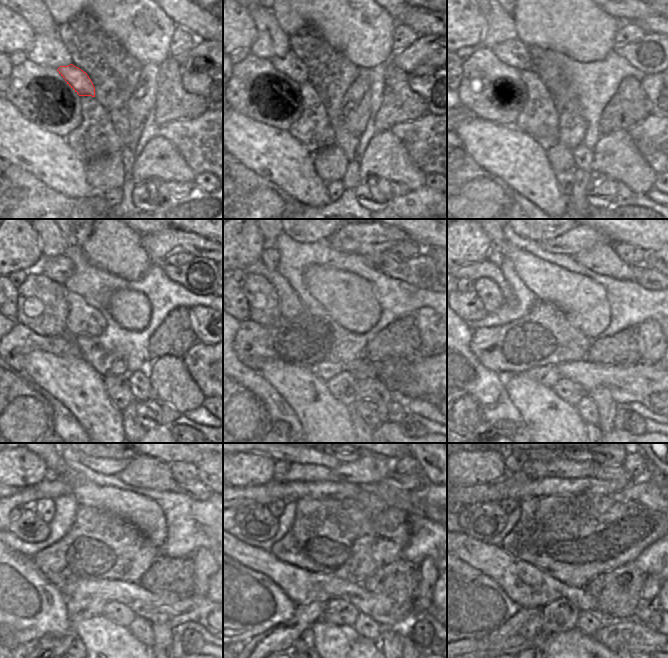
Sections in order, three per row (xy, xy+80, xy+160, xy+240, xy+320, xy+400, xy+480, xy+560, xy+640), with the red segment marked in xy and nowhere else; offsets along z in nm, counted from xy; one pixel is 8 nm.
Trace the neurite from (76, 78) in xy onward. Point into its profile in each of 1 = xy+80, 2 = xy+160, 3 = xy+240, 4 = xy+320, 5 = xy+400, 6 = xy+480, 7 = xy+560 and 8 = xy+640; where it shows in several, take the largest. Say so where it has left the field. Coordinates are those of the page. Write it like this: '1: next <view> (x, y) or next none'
1: next xy+80 (290, 65)
2: next xy+160 (514, 53)
3: next xy+240 (59, 269)
4: next xy+320 (270, 256)
5: next xy+400 (495, 255)
6: next xy+480 (50, 476)
7: next xy+560 (282, 467)
8: next xy+640 (513, 463)

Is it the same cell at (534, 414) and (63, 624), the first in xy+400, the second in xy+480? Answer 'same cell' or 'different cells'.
different cells

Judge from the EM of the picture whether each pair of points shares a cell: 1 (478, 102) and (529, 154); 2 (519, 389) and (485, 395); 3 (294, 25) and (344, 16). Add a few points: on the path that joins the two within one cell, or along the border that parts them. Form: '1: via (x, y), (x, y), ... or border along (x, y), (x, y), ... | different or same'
1: border along (477, 118), (502, 125), (514, 126) | different
2: border along (502, 376), (502, 382), (508, 398), (519, 411) | different
3: via (306, 16), (332, 16) | same

